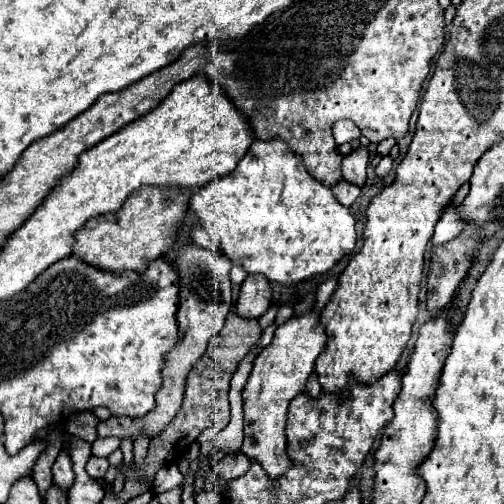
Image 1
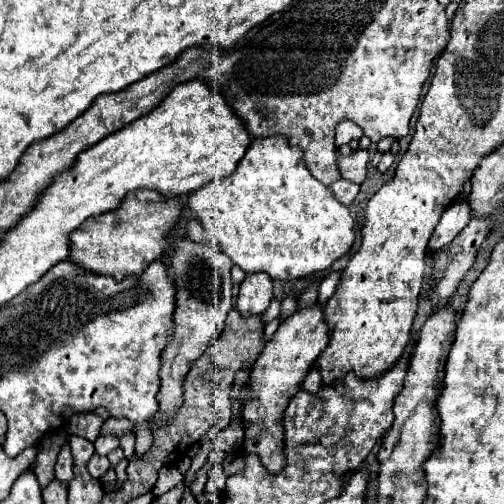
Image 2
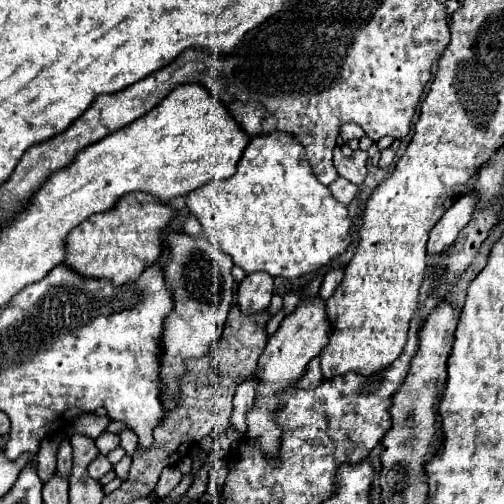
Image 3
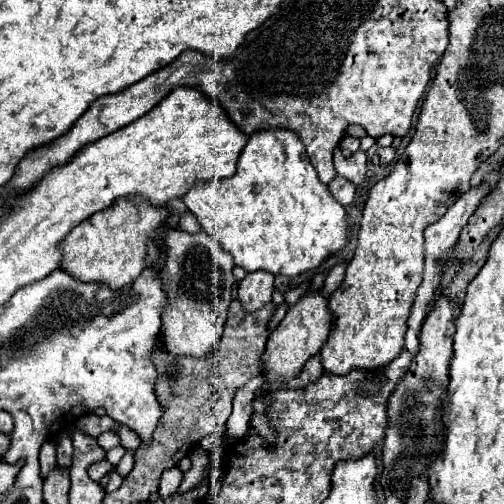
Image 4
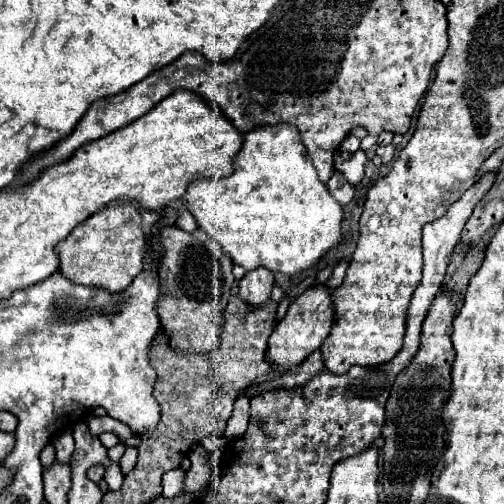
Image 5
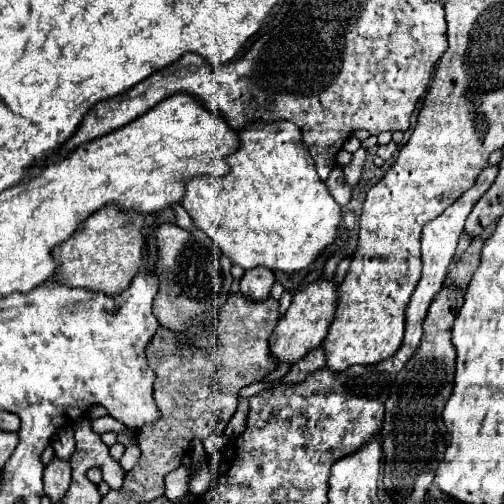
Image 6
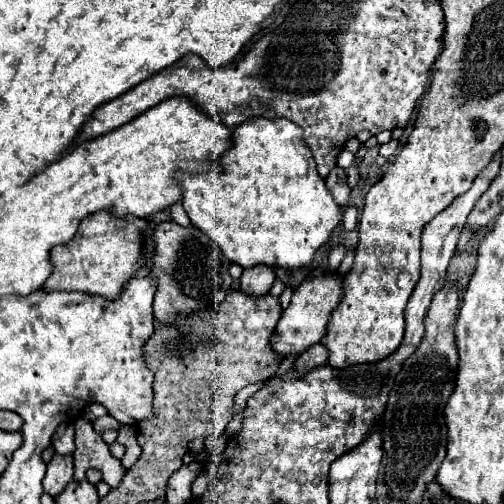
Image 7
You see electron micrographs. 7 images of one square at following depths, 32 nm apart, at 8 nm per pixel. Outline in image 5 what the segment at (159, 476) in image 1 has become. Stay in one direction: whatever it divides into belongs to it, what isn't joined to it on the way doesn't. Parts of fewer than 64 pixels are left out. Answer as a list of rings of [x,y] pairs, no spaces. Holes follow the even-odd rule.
[[[176,468],[176,470],[170,470],[164,474],[164,480],[162,480],[162,496],[164,498],[174,498],[174,496],[182,494],[184,474],[186,472],[182,468]]]

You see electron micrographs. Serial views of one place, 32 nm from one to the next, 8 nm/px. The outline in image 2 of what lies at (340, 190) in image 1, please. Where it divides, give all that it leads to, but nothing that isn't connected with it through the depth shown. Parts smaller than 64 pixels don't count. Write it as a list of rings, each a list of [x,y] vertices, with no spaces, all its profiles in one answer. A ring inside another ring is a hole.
[[[344,178],[336,180],[330,188],[332,188],[334,196],[336,196],[344,206],[350,206],[352,200],[356,198],[356,194],[360,192],[360,186],[356,186],[354,182],[348,182],[348,180],[344,180]]]

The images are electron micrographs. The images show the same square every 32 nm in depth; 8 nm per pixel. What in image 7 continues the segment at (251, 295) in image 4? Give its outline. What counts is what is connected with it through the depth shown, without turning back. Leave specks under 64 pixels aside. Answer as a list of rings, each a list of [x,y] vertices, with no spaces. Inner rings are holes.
[[[254,266],[244,270],[242,278],[240,278],[240,290],[252,296],[266,296],[274,284],[276,276],[274,270],[268,266]]]

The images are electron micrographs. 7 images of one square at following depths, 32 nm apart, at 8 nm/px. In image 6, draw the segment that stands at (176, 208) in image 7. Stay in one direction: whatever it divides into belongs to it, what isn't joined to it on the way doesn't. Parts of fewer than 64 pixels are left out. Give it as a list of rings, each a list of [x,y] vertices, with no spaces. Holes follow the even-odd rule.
[[[174,206],[174,212],[176,212],[176,224],[180,226],[180,228],[184,228],[184,230],[194,230],[196,226],[194,226],[194,222],[192,222],[192,218],[186,214],[186,210],[182,208],[182,206]]]

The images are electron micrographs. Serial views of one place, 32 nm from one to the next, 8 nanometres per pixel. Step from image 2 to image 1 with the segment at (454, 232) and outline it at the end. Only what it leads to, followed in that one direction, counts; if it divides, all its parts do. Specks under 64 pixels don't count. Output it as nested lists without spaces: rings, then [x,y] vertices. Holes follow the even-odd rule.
[[[450,206],[442,214],[438,224],[436,224],[436,230],[434,230],[434,236],[432,236],[432,244],[440,246],[450,242],[452,238],[456,238],[462,232],[462,228],[464,228],[464,222],[460,220],[458,210],[454,206]]]

